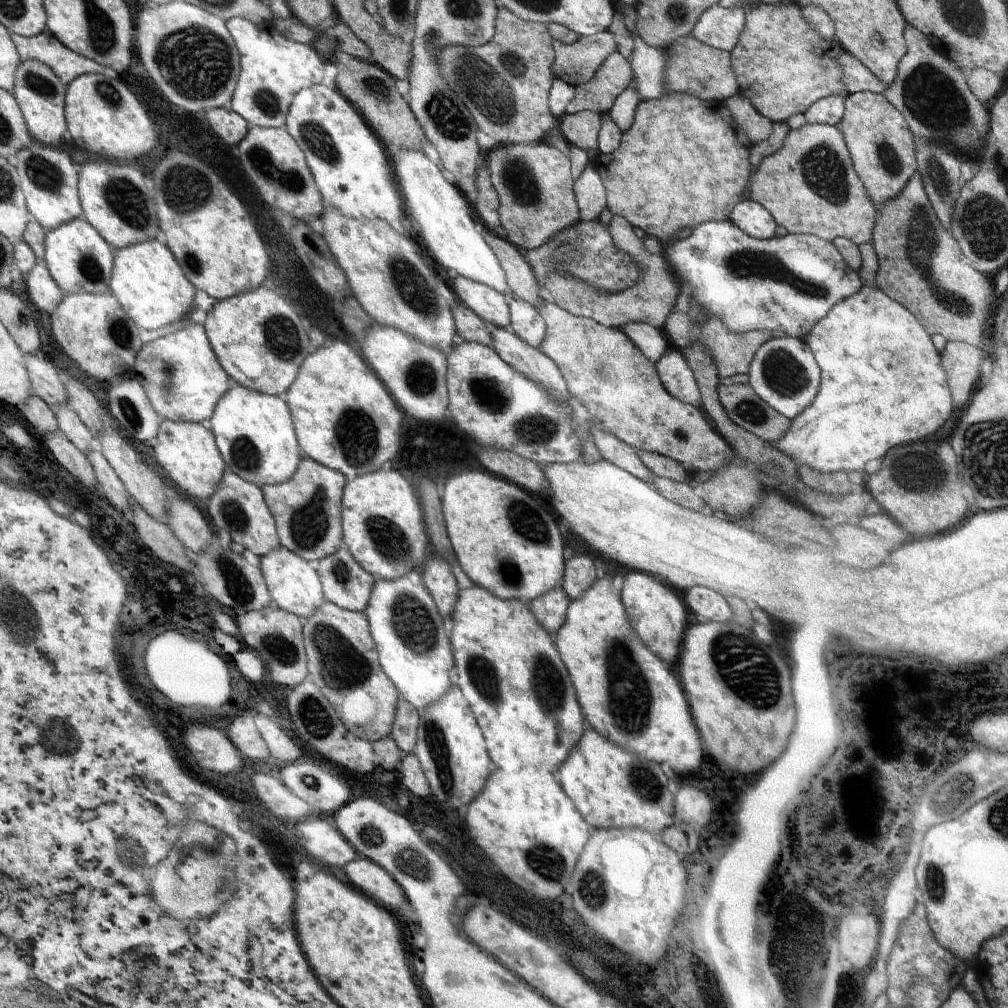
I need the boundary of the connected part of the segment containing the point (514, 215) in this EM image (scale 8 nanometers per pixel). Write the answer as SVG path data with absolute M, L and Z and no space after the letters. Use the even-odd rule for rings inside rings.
M543 142L496 145L488 151L487 167L499 196L500 232L504 238L517 247L536 249L579 221L571 166L568 156Z

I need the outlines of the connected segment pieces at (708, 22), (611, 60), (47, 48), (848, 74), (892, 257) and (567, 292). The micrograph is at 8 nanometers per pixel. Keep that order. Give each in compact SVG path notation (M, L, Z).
M714 5L707 14L700 15L691 35L702 44L730 52L740 40L748 8L751 6L726 9Z
M614 51L594 73L592 80L575 87L572 100L565 108L565 114L590 111L606 114L614 101L632 82L630 63L619 51Z
M13 33L12 42L22 61L38 60L50 66L54 74L68 86L72 80L84 74L102 74L103 66L89 58L84 58L70 48L64 46L52 33L38 34L33 37L23 37Z
M842 52L838 56L838 66L842 70L842 82L848 93L870 91L882 94L886 90L886 84L882 84L853 54Z
M920 172L910 177L896 198L880 206L871 244L879 260L877 288L907 308L930 336L940 334L947 342L983 347L985 337L993 333L990 316L998 304L993 281L964 264L957 240L944 230L931 209Z
M613 216L608 226L608 232L610 232L616 248L624 250L636 262L636 266L640 270L640 278L636 280L636 284L618 294L604 294L604 292L596 292L594 288L586 286L582 280L576 280L574 276L550 274L546 280L546 288L550 290L550 294L554 296L555 303L560 308L574 316L591 318L607 327L621 329L628 322L644 322L644 324L654 326L656 330L664 329L665 320L674 310L676 298L681 292L679 282L674 277L672 268L668 266L666 258L660 254L650 254L644 248L643 239L635 235L633 227L626 218Z

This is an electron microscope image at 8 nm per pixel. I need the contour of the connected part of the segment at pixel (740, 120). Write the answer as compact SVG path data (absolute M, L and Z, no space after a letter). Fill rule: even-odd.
M739 92L727 98L724 103L730 110L734 122L744 130L744 134L748 136L752 145L768 140L772 134L773 122L762 116L746 96Z

